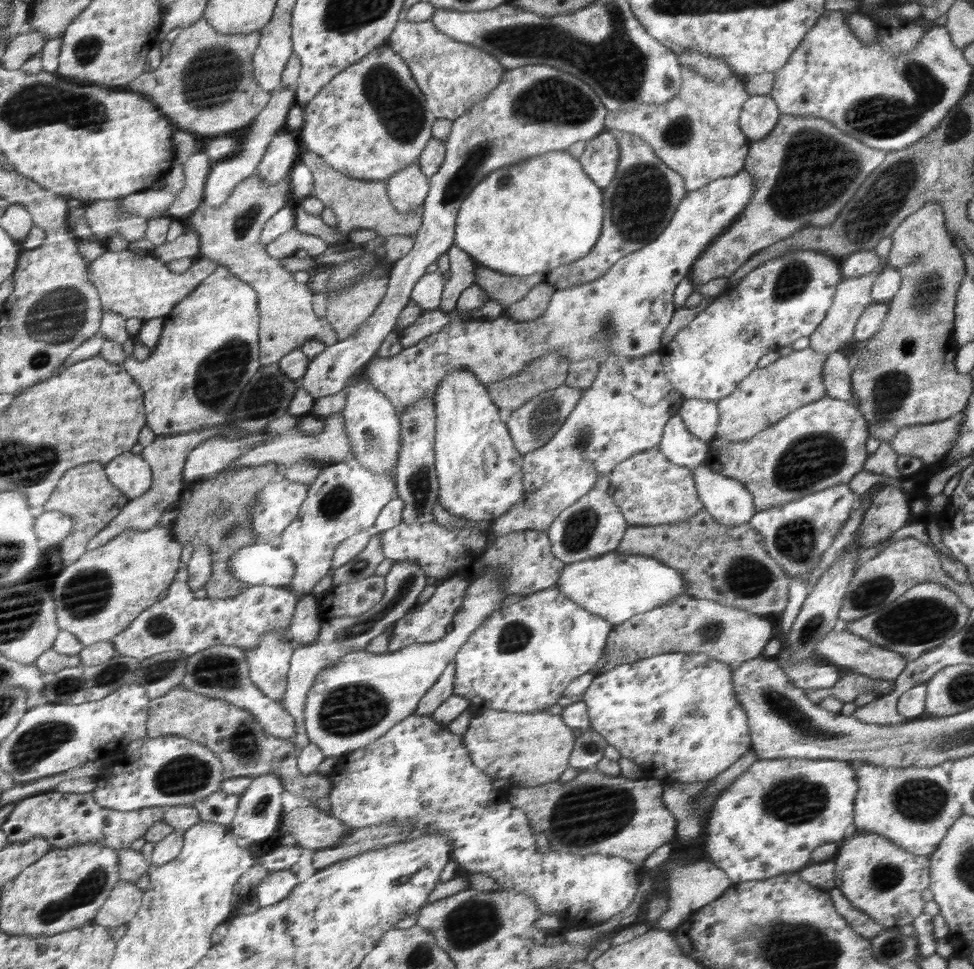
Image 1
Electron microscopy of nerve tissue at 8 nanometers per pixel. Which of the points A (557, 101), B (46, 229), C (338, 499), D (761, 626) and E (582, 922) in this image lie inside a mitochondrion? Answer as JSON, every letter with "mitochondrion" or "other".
{"A":"mitochondrion","B":"other","C":"mitochondrion","D":"other","E":"other"}

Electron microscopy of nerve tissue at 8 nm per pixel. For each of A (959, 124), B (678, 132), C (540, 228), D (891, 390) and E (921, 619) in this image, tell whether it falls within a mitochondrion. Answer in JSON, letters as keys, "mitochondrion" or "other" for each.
{"A":"mitochondrion","B":"mitochondrion","C":"other","D":"mitochondrion","E":"mitochondrion"}

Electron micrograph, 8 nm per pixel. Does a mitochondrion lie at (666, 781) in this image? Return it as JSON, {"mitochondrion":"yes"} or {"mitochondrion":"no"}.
{"mitochondrion":"no"}

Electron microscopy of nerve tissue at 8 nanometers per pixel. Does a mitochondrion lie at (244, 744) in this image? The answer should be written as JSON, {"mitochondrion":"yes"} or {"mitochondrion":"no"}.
{"mitochondrion":"yes"}

